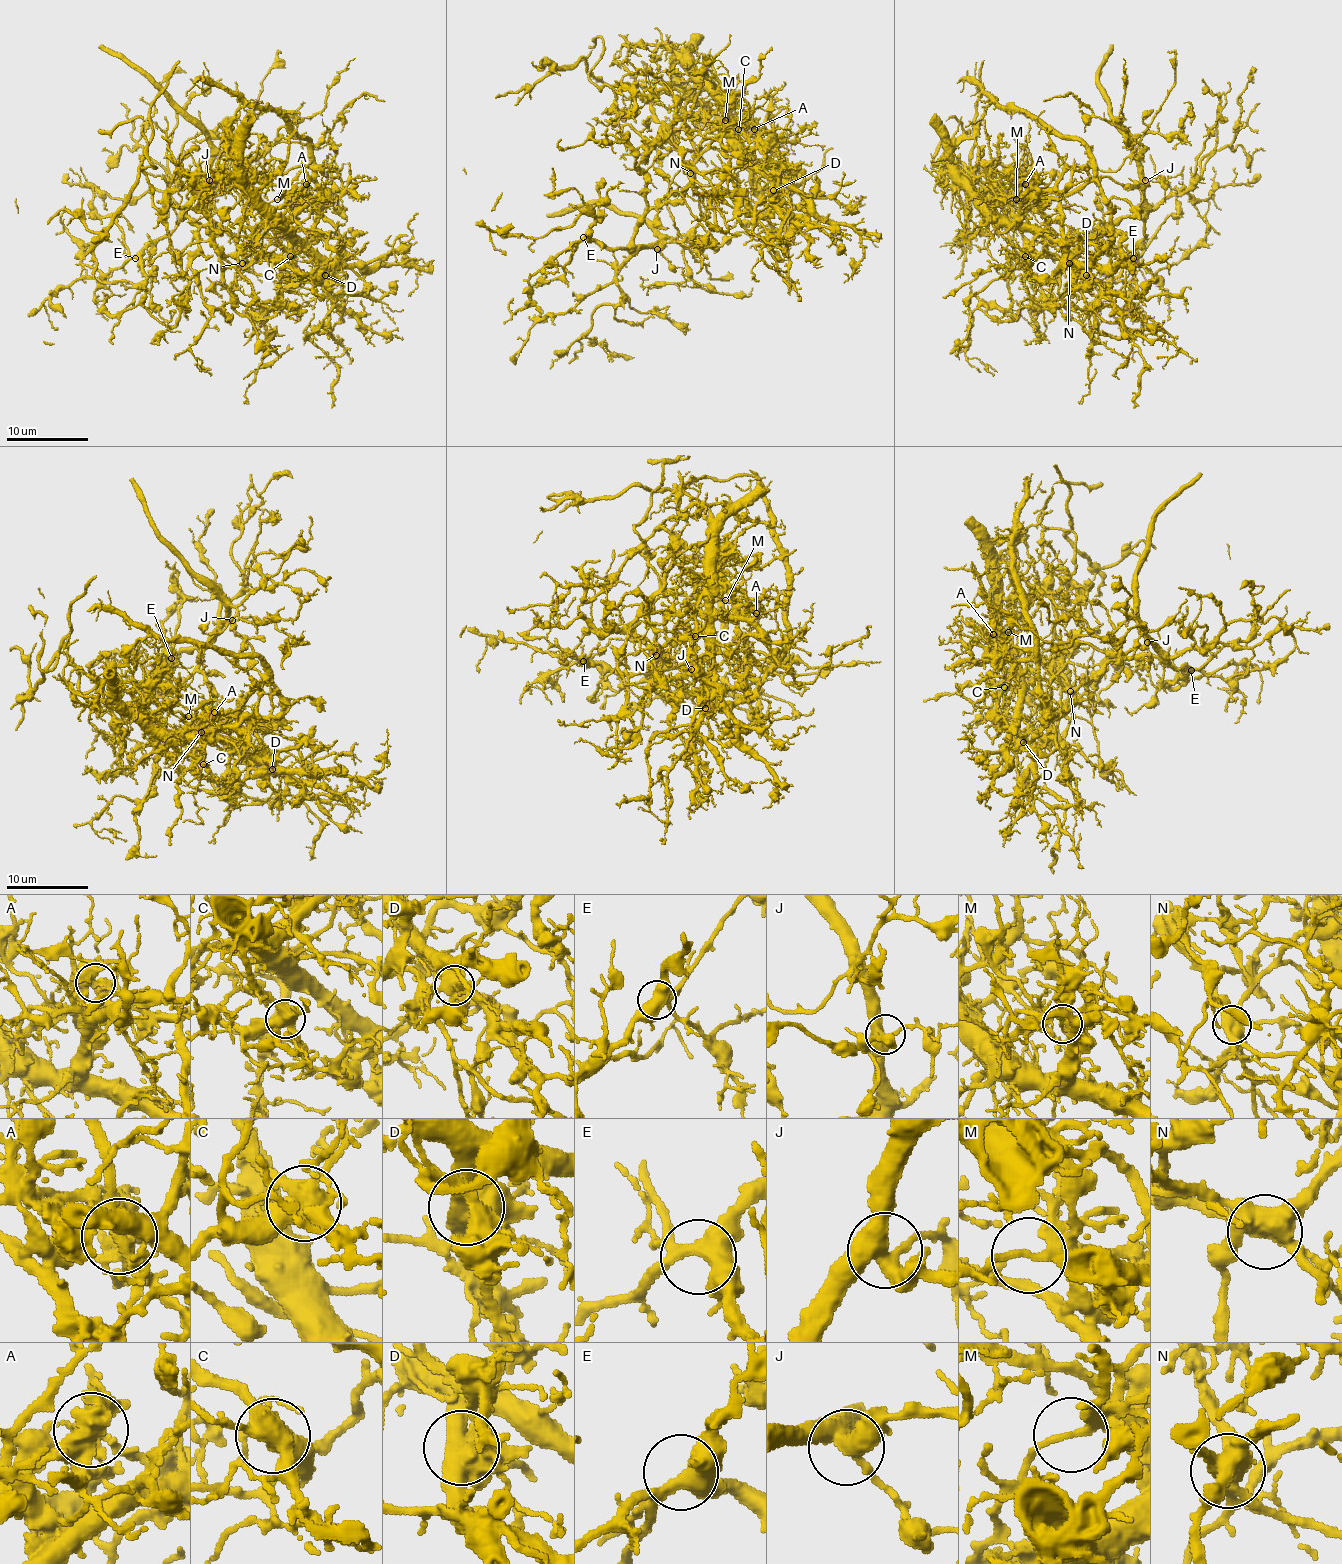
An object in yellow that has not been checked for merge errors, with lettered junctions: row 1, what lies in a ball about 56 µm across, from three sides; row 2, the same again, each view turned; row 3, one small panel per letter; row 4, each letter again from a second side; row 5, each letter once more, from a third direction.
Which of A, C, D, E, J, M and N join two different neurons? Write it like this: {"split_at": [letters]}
{"split_at": ["A", "C", "D", "M", "N"]}

